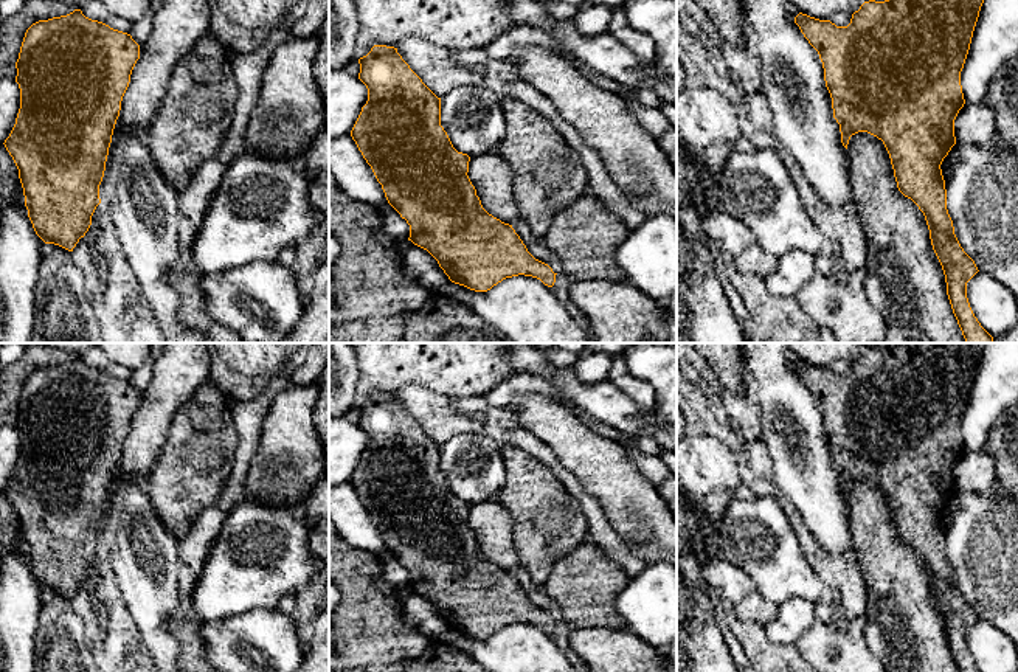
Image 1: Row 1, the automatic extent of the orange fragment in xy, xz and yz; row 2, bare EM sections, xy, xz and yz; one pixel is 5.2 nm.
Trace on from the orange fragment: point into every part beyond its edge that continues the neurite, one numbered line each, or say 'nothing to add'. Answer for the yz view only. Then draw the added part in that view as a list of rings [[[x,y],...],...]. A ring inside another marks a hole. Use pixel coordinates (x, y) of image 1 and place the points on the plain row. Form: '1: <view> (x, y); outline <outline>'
nothing to add

